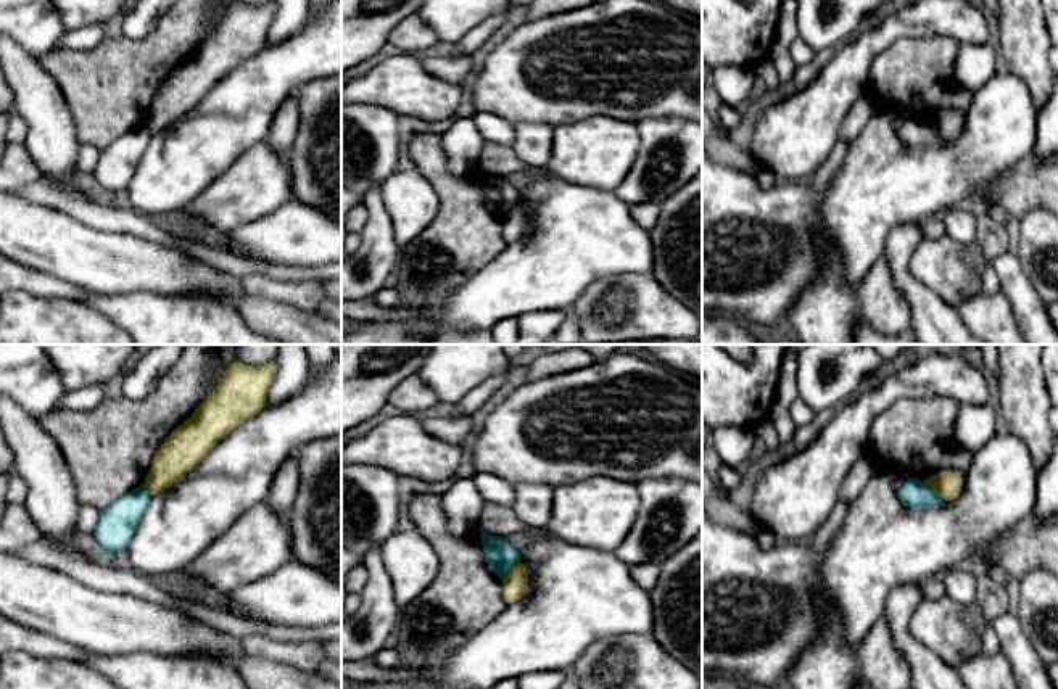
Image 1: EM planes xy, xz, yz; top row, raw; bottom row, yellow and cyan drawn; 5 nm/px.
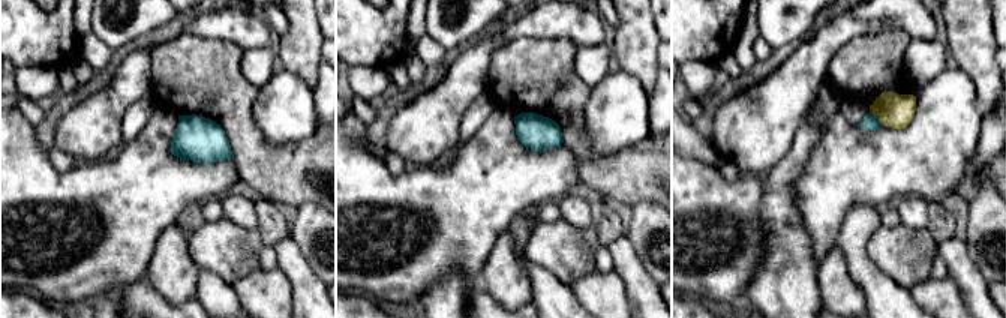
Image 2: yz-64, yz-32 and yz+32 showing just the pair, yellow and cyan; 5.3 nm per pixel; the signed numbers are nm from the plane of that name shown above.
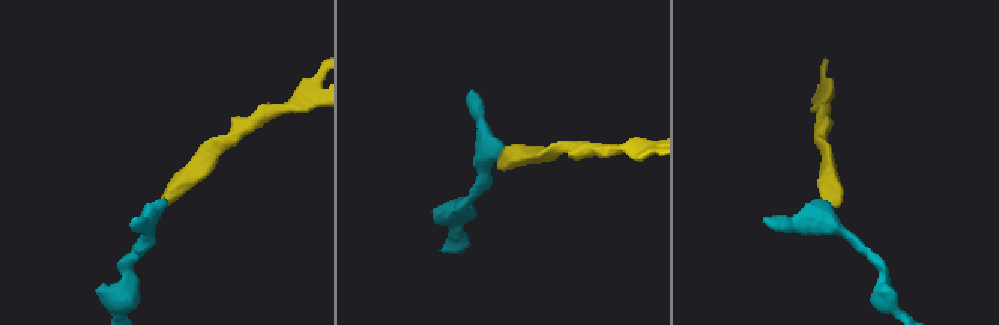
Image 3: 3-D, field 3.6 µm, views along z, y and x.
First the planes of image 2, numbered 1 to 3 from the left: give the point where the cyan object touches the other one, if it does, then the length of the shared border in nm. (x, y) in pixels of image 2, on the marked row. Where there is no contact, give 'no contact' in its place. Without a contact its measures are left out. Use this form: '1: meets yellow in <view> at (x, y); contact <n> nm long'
1: no contact
2: no contact
3: meets yellow in yz+32 at (877, 119); contact 110 nm long

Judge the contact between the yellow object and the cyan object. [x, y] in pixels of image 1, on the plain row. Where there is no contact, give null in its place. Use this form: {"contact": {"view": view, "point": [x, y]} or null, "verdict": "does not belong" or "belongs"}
{"contact": {"view": "yz", "point": [933, 127]}, "verdict": "does not belong"}

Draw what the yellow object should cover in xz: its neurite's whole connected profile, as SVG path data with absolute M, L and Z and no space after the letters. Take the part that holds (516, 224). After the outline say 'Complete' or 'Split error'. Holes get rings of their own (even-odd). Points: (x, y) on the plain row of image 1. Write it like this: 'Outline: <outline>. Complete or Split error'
Outline: M517 203L502 219L502 238L506 243L520 240L528 230L528 211L523 203Z. Complete

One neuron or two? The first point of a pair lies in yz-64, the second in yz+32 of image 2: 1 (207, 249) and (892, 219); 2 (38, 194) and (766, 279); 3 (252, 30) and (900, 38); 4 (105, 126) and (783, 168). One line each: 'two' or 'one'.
1: two
2: two
3: two
4: two

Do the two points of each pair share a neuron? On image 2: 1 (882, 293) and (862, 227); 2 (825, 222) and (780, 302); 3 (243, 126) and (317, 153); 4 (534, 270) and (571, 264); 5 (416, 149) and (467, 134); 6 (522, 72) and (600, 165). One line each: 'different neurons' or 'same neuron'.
1: same neuron
2: different neurons
3: same neuron
4: different neurons
5: different neurons
6: same neuron

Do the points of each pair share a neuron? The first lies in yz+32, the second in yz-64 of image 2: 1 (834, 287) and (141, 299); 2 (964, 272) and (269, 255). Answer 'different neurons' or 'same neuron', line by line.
1: different neurons
2: different neurons

